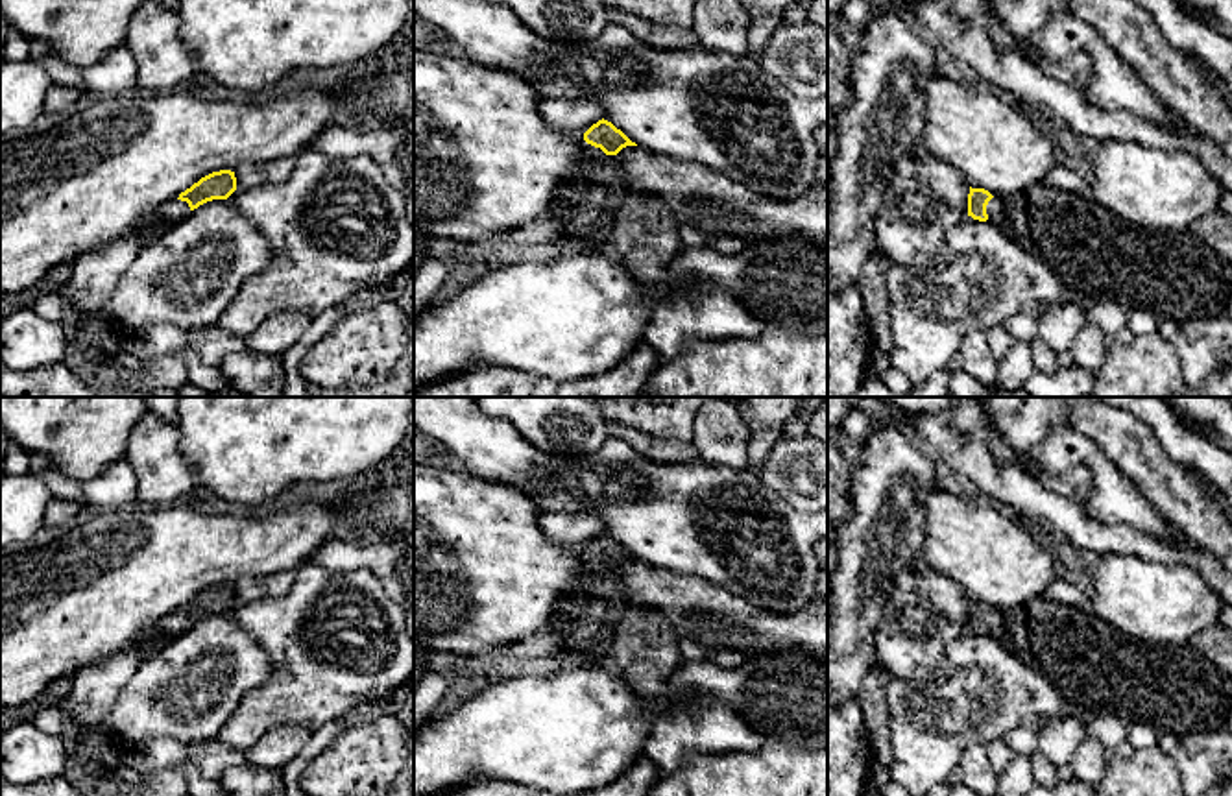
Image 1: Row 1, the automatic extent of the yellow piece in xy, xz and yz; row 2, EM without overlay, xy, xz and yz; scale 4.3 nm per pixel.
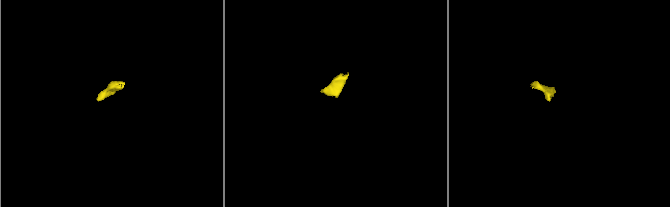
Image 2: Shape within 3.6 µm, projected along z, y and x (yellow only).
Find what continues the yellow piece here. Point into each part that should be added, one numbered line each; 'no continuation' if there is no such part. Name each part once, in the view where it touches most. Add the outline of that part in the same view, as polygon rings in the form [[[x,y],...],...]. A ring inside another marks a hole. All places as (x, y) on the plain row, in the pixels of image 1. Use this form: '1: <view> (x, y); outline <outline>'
1: yz (1173, 689); outline [[[1036,597],[1012,609],[992,611],[986,628],[1066,700],[1099,715],[1145,724],[1156,735],[1173,735],[1182,741],[1197,731],[1223,730],[1232,707],[1232,678],[1191,643],[1140,641],[1110,626],[1093,611],[1086,613],[1045,597]]]

